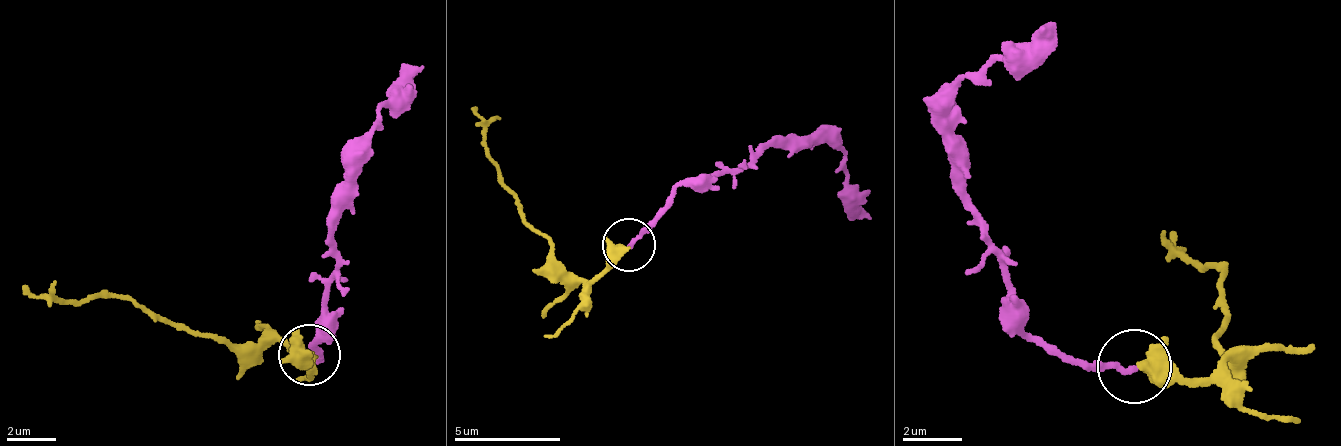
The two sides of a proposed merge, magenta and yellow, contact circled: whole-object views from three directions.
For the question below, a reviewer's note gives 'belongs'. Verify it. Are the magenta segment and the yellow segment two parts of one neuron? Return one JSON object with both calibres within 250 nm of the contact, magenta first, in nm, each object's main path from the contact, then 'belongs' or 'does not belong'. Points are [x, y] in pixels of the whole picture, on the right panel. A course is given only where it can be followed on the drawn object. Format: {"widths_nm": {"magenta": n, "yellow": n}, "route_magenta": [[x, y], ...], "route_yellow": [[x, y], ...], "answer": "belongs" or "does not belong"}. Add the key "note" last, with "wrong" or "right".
{"widths_nm": {"magenta": 190, "yellow": 280}, "route_magenta": [[1136, 367], [1089, 368], [1025, 332], [1003, 248], [966, 197], [966, 153], [958, 87], [1018, 63], [1047, 25]], "route_yellow": [[1136, 367], [1198, 380], [1229, 352], [1218, 351], [1214, 333], [1230, 317], [1225, 280], [1185, 257], [1173, 229]], "answer": "belongs", "note": "right"}

